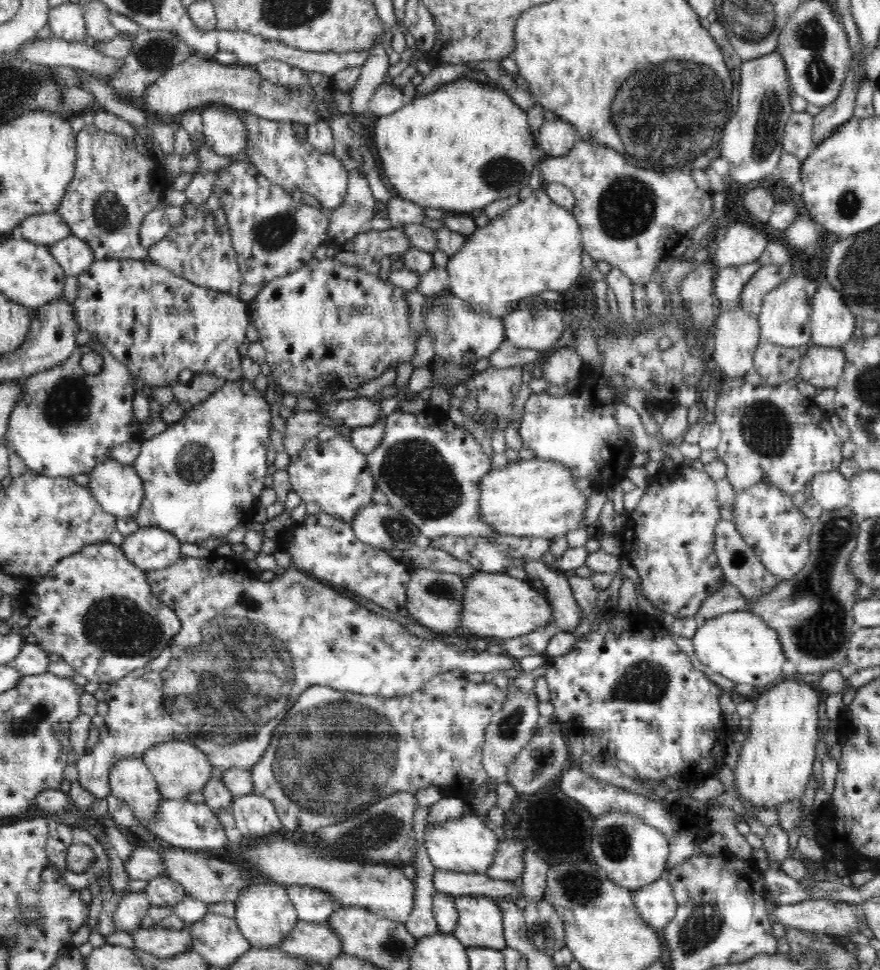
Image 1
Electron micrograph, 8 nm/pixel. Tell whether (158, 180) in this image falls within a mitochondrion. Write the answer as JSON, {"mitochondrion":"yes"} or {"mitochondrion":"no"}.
{"mitochondrion":"no"}

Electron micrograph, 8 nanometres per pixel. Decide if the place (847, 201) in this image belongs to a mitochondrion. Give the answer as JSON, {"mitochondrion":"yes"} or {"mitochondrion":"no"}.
{"mitochondrion":"yes"}

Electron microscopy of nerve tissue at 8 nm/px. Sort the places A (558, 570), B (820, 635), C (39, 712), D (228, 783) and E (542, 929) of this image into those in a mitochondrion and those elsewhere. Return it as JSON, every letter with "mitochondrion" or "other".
{"A":"other","B":"mitochondrion","C":"mitochondrion","D":"other","E":"mitochondrion"}

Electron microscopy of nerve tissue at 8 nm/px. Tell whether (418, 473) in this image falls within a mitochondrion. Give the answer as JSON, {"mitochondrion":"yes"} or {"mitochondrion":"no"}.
{"mitochondrion":"yes"}

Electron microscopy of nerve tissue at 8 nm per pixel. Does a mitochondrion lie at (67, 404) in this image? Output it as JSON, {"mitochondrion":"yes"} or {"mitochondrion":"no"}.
{"mitochondrion":"yes"}

